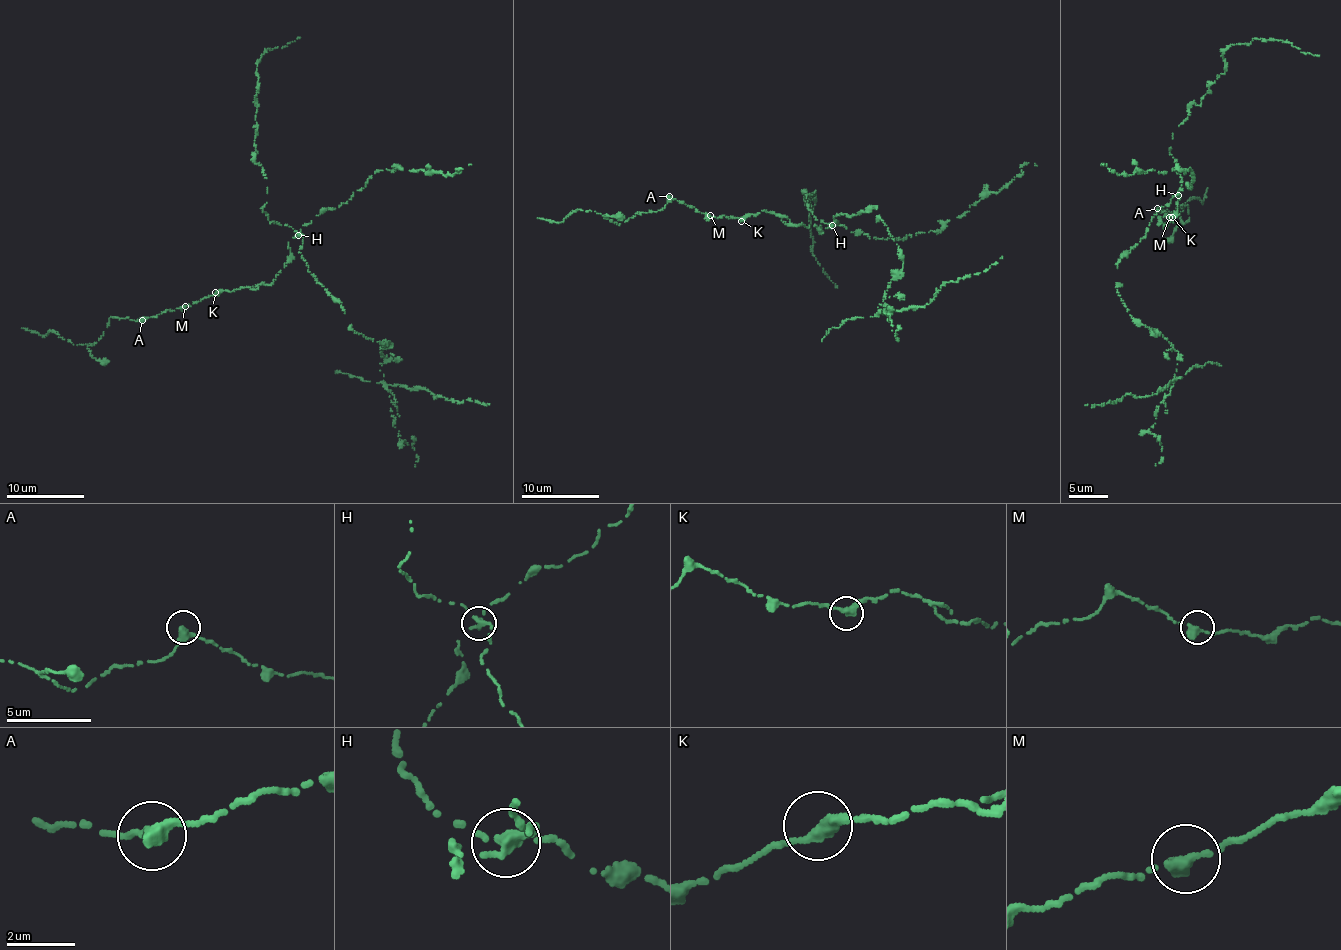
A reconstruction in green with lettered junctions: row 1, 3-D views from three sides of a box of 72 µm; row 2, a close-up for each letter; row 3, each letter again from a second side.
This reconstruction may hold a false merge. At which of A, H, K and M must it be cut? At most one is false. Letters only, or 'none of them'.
H

